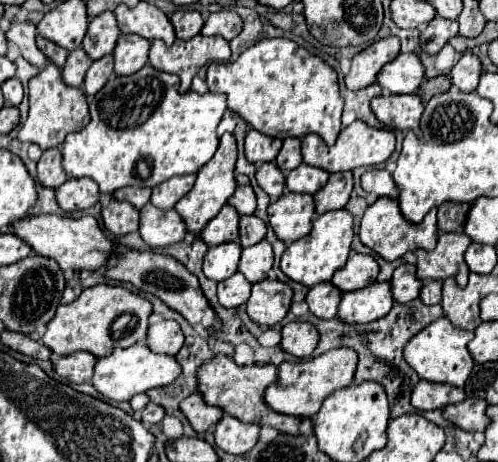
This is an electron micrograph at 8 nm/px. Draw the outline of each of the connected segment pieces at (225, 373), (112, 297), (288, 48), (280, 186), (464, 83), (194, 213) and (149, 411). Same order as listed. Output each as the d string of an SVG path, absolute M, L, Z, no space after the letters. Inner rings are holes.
M216 355L214 359L202 363L196 371L196 379L198 379L198 389L202 393L202 399L208 405L216 405L220 407L224 413L244 421L244 423L256 423L256 425L270 425L274 429L278 429L280 433L290 433L290 435L298 435L298 425L302 419L290 417L290 415L280 415L280 413L272 413L272 409L266 407L264 403L264 389L276 381L276 367L274 365L248 365L248 367L240 367L234 363L234 359L226 357L226 355Z
M96 285L84 289L78 299L68 305L60 305L56 315L46 327L42 337L44 345L58 355L70 355L74 351L88 351L94 357L108 357L112 347L130 347L144 341L148 331L148 317L152 313L152 303L140 295L130 293L124 287ZM124 319L124 325L118 325Z
M264 39L248 51L244 51L232 63L212 63L208 67L206 83L212 93L224 93L228 97L228 109L232 113L240 115L252 129L268 137L286 139L316 133L322 137L326 145L332 145L340 133L344 99L340 95L336 71L330 65L326 65L320 57L308 53L304 47L298 47L290 39Z
M264 163L256 171L256 181L270 195L270 199L278 199L284 193L284 173L276 167L276 163Z
M464 53L458 63L450 71L450 81L456 89L464 93L472 93L478 87L478 79L482 75L482 65L480 59L474 53Z
M224 133L218 151L214 153L212 161L208 161L200 173L198 179L194 183L194 187L188 191L188 195L184 195L178 203L176 203L176 211L178 215L184 219L186 229L190 233L194 233L196 237L200 237L200 231L204 229L204 225L214 219L218 215L218 211L222 209L222 205L226 205L226 201L230 199L230 195L236 189L236 181L234 181L234 163L236 163L236 139L230 133Z
M148 403L148 405L144 407L144 411L142 411L138 417L140 417L140 421L142 421L146 427L150 427L150 425L162 421L164 409L162 409L160 405L156 405L156 403Z

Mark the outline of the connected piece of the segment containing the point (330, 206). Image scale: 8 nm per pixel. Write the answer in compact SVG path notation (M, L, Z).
M336 173L330 175L328 183L314 195L314 205L316 213L326 213L326 211L336 211L342 209L352 193L352 173Z

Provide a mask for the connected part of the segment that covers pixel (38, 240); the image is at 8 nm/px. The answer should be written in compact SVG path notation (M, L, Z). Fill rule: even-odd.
M28 215L24 219L18 219L10 225L12 233L26 241L40 257L54 259L62 269L74 269L74 271L96 271L104 267L108 255L114 251L114 243L104 237L104 233L98 227L98 221L94 217L60 217L60 215Z

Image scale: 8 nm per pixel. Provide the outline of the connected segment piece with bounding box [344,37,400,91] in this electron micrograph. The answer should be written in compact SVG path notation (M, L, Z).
M398 37L380 39L380 41L372 43L370 47L366 47L364 51L360 51L352 59L350 73L344 79L346 87L352 89L352 91L356 91L356 89L364 89L364 87L372 85L376 81L378 71L386 63L390 63L392 59L396 59L398 51L400 51L400 39Z

